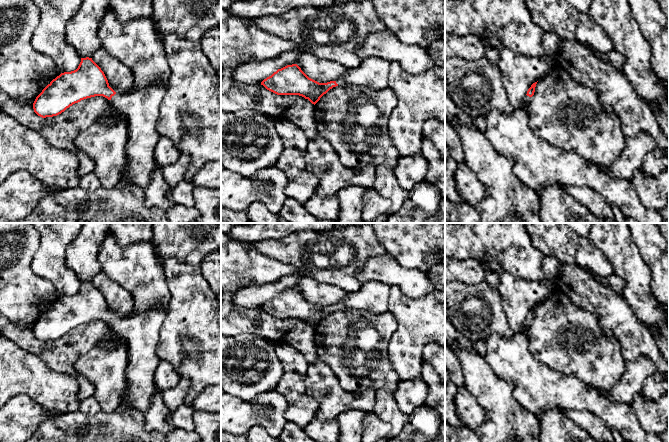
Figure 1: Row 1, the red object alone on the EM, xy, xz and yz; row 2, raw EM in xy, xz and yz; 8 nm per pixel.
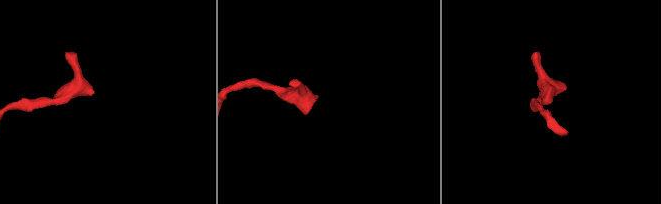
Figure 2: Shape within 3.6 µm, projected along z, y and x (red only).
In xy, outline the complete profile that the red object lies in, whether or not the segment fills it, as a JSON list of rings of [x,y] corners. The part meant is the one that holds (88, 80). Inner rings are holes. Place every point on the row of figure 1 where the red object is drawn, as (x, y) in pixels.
[[[86,57],[81,58],[81,62],[76,70],[61,73],[53,79],[36,97],[33,109],[42,118],[53,117],[61,114],[81,100],[95,96],[107,98],[114,108],[126,116],[128,122],[127,164],[122,175],[127,175],[132,184],[144,190],[150,183],[152,170],[156,166],[154,150],[160,138],[156,125],[160,117],[160,107],[165,93],[166,88],[157,83],[141,91],[116,93],[109,86],[108,80],[101,68],[92,58]]]

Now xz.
[[[379,57],[364,59],[355,69],[349,69],[336,81],[319,83],[309,78],[297,64],[278,69],[261,82],[267,90],[277,95],[299,95],[316,104],[336,86],[357,85],[383,89],[388,86],[390,62]]]

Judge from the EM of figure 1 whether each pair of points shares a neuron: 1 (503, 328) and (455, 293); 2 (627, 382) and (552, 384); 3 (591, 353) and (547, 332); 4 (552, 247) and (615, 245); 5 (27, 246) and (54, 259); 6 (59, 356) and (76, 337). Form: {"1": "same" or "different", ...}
{"1": "same", "2": "different", "3": "same", "4": "different", "5": "different", "6": "same"}

